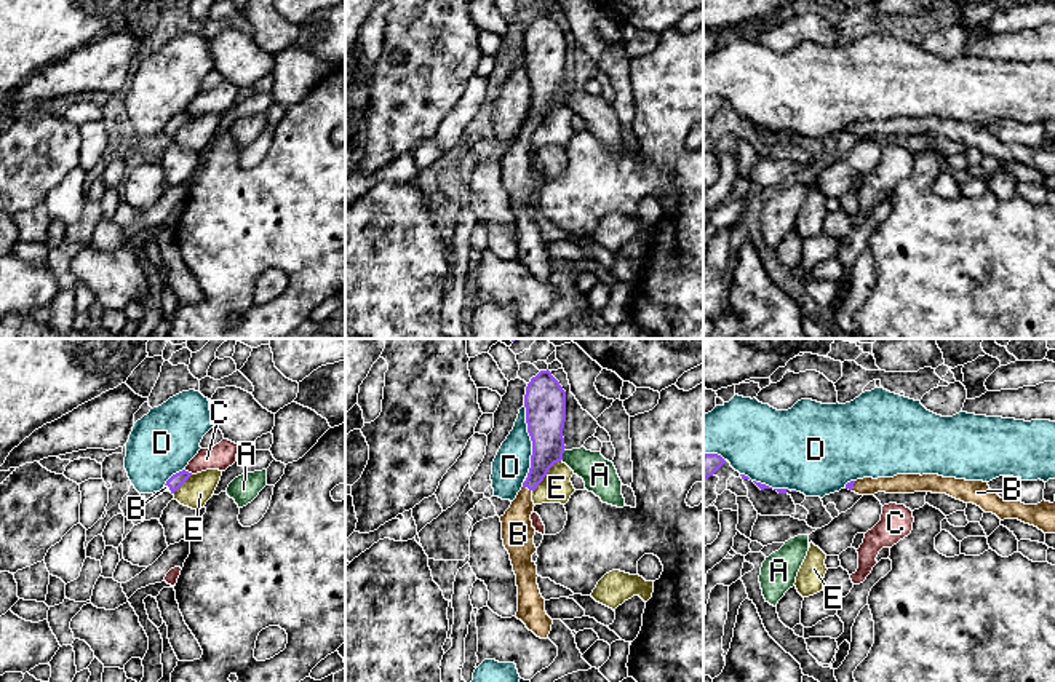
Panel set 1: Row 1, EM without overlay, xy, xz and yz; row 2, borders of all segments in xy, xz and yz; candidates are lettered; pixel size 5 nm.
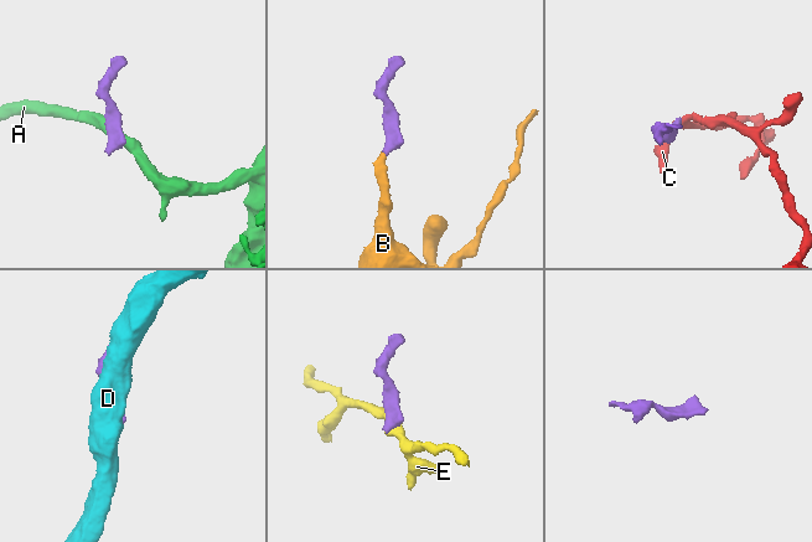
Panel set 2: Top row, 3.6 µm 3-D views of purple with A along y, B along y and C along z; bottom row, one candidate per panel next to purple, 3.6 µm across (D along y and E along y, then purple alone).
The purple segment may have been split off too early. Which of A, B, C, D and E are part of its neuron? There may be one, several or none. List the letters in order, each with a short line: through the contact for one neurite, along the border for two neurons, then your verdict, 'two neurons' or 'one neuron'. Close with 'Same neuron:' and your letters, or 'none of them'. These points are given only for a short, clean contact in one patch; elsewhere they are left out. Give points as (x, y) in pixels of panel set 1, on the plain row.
A: line xz (565, 90), (560, 103); two neurons
B: line xz (549, 88), (528, 130), (518, 157), (518, 176); one neuron
C: line xy (184, 112), (192, 115); two neurons
D: two neurons
E: line xz (560, 103), (533, 134); two neurons
Same neuron: B

